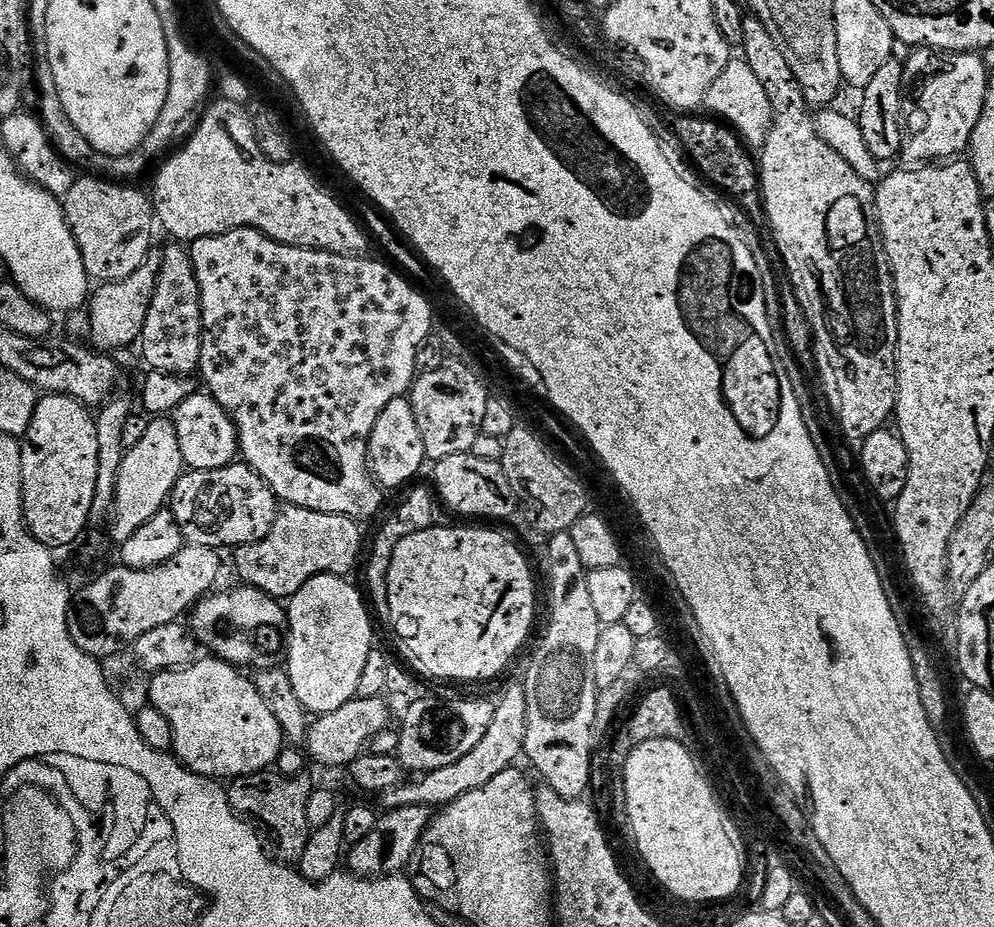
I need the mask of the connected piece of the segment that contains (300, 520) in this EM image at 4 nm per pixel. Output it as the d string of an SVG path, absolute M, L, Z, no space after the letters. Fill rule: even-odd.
M284 506L266 538L235 549L236 568L245 585L273 598L290 598L315 576L347 577L360 556L360 528L348 516Z

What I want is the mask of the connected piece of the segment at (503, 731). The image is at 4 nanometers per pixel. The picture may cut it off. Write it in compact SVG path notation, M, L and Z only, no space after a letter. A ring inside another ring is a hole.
M516 682L516 685L507 688L502 700L497 703L495 716L491 726L487 728L482 742L464 756L458 762L450 766L440 767L436 771L425 773L418 782L403 783L395 788L383 791L380 799L384 802L384 808L406 808L408 805L422 805L431 808L444 808L452 804L457 798L469 793L470 790L484 788L486 782L492 781L498 774L511 767L516 758L523 753L524 740L526 736L527 701L523 685Z

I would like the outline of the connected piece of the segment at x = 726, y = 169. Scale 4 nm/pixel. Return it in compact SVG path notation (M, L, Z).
M684 114L676 124L676 132L680 135L680 144L688 151L688 156L700 167L700 172L708 180L713 180L724 192L729 192L739 207L747 213L748 219L756 226L767 225L768 215L758 179L758 164L744 147L745 141L729 125L707 115Z

